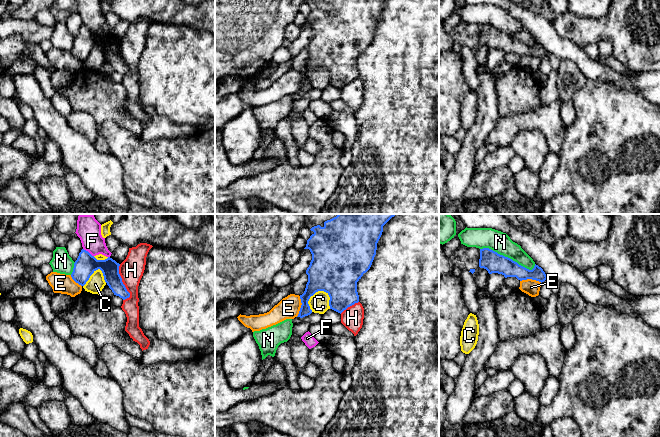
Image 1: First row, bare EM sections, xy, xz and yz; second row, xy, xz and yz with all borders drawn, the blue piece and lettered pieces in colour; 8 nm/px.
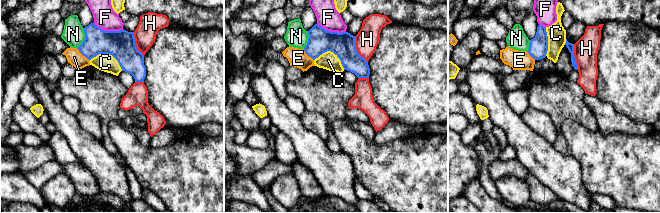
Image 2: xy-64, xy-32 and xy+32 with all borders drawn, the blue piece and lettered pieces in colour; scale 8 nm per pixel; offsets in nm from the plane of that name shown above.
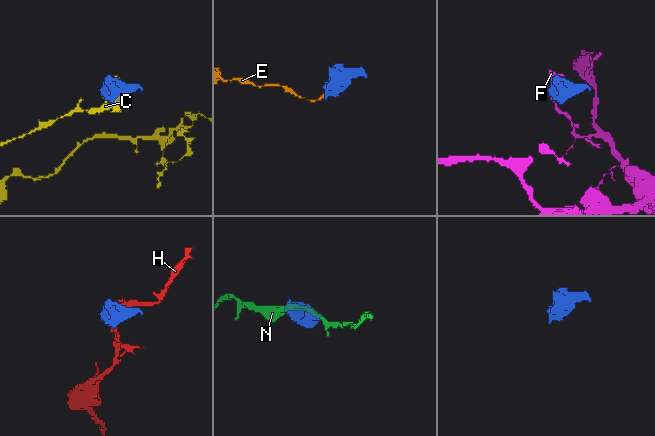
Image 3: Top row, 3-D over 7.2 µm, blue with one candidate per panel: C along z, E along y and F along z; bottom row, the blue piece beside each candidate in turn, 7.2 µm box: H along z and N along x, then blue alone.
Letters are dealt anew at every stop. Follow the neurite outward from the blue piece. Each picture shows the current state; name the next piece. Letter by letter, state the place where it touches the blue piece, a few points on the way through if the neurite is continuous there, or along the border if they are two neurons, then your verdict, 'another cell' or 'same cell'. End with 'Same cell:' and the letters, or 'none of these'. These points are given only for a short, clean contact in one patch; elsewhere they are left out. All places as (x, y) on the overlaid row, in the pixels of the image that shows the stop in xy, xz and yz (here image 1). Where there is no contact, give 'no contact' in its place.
C: meets blue in xz at (311, 295); another cell
E: meets blue in yz at (531, 278); border along yz (520, 280), (535, 279), (541, 282); another cell
F: meets blue in xy at (87, 251); another cell
H: meets blue in xy at (122, 283); another cell
N: meets blue in yz at (507, 257); another cell
Same cell: none of these

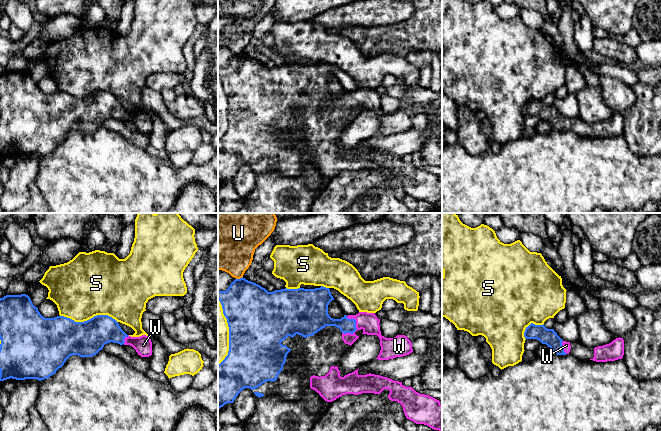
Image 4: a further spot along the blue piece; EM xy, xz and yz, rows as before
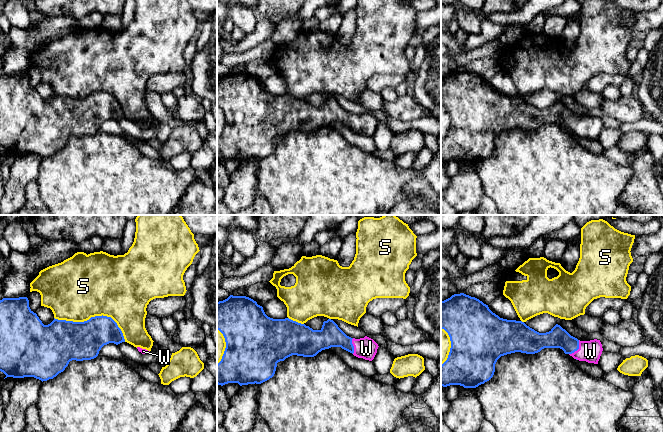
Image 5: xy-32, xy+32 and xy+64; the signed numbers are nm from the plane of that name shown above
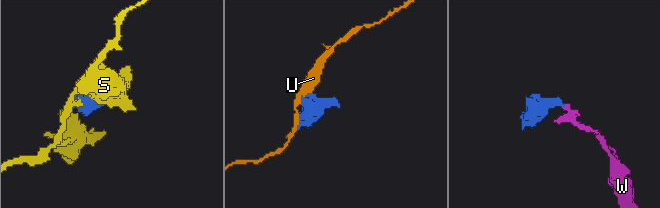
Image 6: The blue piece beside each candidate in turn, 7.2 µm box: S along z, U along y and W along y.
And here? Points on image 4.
S: meets blue in xy at (89, 319); another cell
U: meets blue in xz at (240, 278); another cell
W: meets blue in xz at (354, 331); runs through xz (346, 325), (354, 331), (363, 322), (369, 322); same cell
Same cell: W

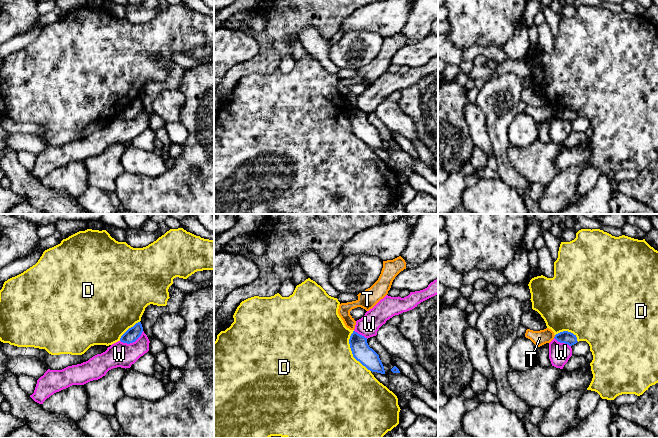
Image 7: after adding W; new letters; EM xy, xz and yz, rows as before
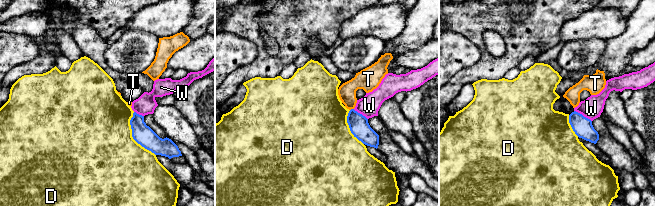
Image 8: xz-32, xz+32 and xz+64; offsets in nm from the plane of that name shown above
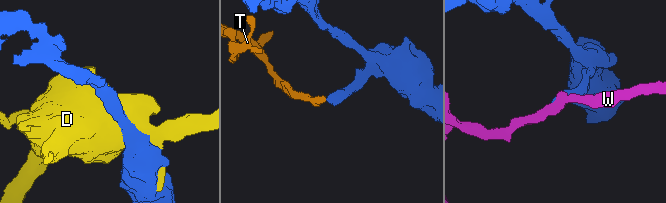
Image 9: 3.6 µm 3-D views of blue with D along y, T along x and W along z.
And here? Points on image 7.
D: meets blue in xz at (352, 352); another cell
T: meets blue in yz at (555, 336); border along yz (555, 335), (553, 337); another cell
W: meets blue in xy at (132, 342); border along xy (143, 331), (132, 342), (123, 343), (120, 341); another cell
Same cell: none of these

